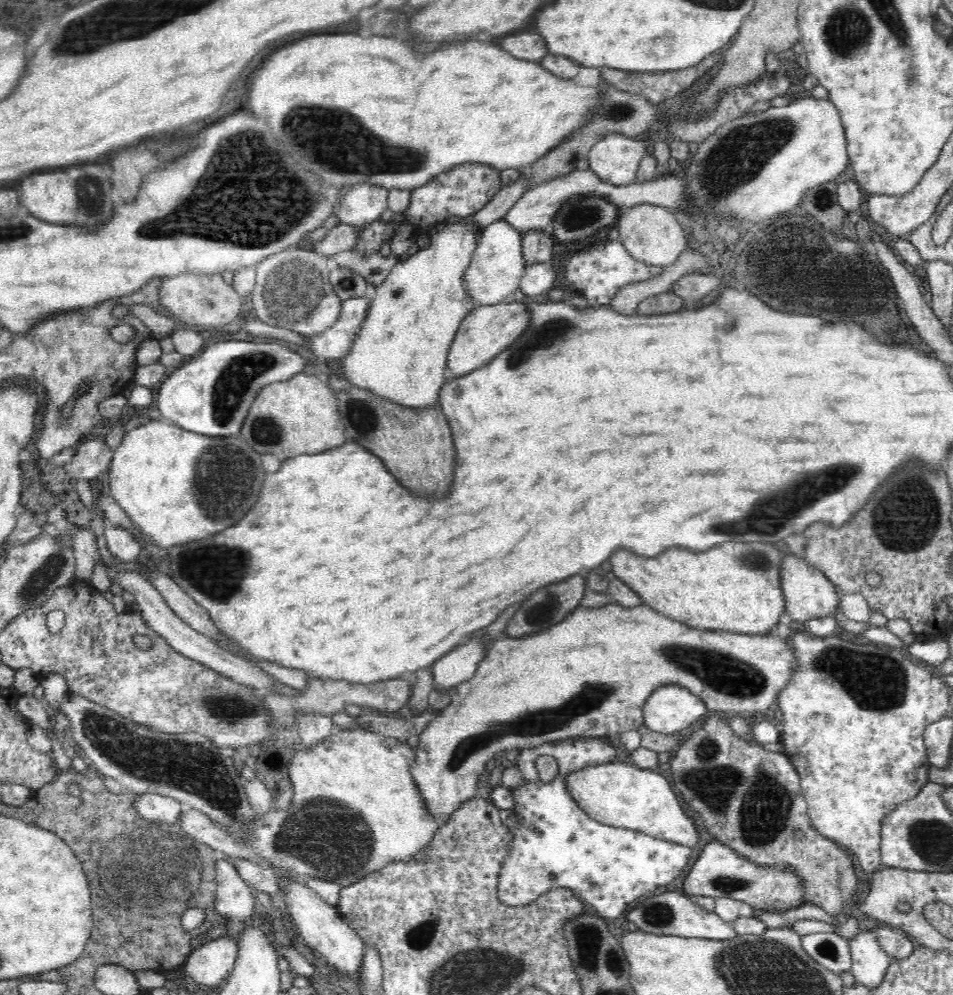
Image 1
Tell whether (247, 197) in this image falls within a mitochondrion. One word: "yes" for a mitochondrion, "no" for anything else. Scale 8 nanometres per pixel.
yes

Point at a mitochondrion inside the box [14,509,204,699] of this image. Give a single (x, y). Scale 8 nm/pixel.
(45, 573)

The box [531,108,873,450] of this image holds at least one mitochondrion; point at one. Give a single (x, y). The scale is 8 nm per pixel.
(741, 155)

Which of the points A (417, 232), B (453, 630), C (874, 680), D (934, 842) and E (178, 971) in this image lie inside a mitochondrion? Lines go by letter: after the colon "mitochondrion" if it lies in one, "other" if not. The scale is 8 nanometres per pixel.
A: other
B: other
C: mitochondrion
D: mitochondrion
E: other

